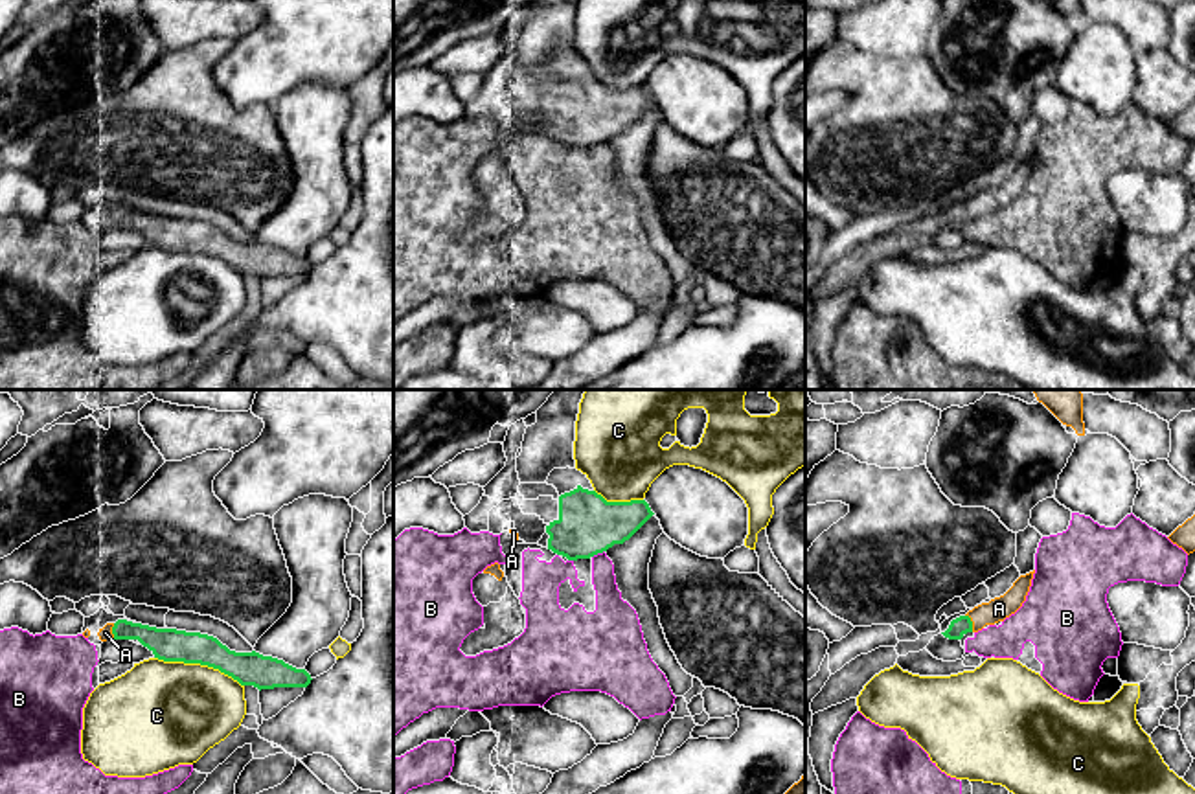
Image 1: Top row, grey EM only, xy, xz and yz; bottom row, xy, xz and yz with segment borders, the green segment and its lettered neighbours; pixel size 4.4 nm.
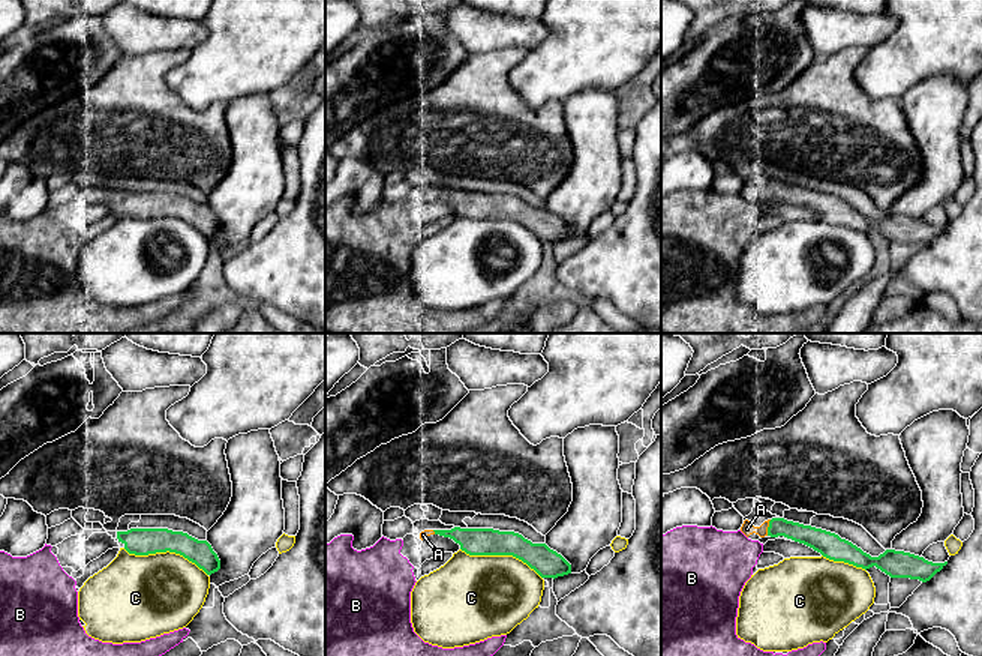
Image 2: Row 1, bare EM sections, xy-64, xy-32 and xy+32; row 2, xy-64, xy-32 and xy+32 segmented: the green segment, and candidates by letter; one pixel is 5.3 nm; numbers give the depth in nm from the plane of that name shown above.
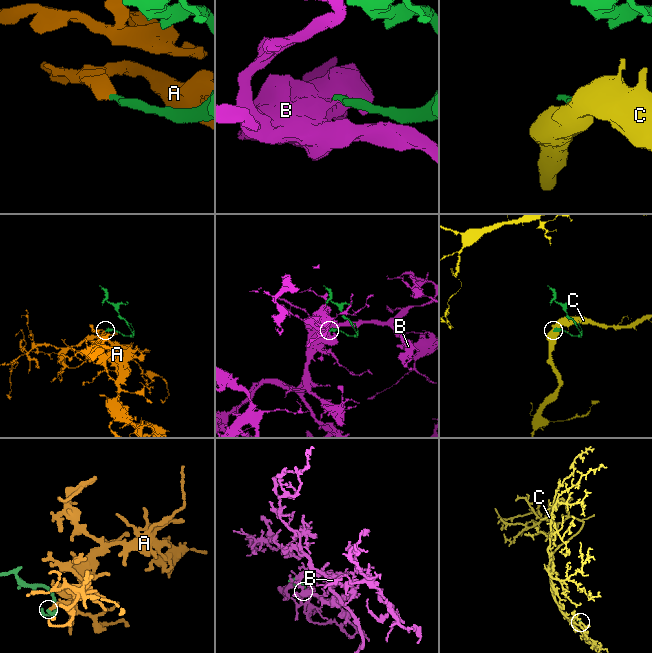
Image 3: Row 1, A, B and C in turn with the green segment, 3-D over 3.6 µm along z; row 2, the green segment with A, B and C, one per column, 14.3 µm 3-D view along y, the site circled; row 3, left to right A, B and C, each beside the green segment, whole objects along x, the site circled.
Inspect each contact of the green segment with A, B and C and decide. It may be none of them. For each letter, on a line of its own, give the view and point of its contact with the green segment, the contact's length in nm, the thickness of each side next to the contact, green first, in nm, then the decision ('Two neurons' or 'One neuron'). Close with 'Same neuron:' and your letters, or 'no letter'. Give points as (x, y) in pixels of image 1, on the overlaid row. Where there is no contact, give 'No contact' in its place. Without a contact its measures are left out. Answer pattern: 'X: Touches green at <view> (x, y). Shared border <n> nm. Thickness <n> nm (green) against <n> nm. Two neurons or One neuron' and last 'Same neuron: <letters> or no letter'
A: Touches green at yz (971, 623). Shared border 90 nm. Thickness 80 nm (green) against 100 nm. One neuron
B: Touches green at xz (598, 552). Shared border 70 nm. Thickness 260 nm (green) against 130 nm. Two neurons
C: Touches green at xy (199, 662). Shared border 420 nm. Thickness 140 nm (green) against 440 nm. Two neurons
Same neuron: A

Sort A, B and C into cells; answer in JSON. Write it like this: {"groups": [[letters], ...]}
{"groups": [["A"], ["B"], ["C"]]}

